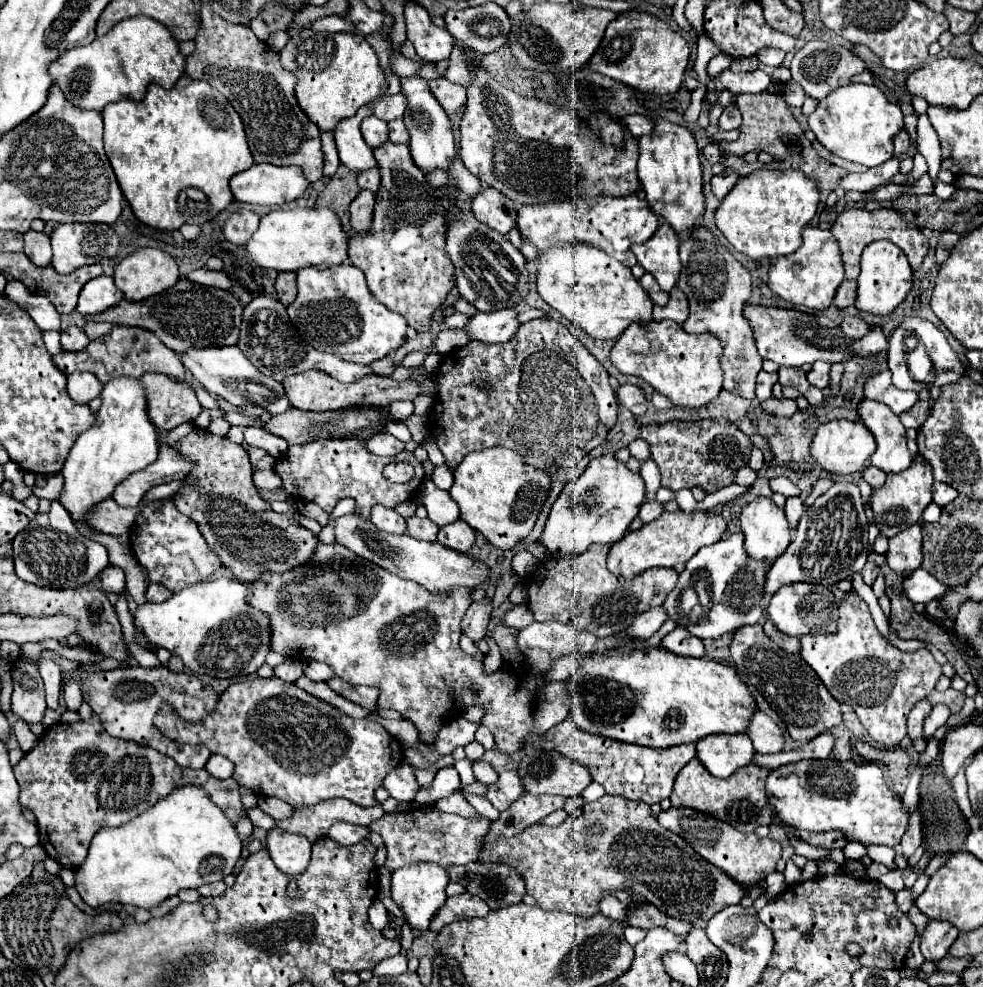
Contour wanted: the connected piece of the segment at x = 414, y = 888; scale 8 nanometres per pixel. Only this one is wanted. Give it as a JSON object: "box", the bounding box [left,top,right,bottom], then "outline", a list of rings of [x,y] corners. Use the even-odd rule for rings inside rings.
{"box":[391,863,449,931],"outline":[[[417,863],[411,867],[403,867],[391,875],[391,897],[403,909],[403,917],[411,925],[411,929],[419,931],[429,929],[431,919],[447,899],[445,895],[447,883],[449,883],[447,871],[435,863]]]}

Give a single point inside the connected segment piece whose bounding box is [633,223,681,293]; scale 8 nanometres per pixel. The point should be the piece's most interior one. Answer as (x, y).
(659, 255)

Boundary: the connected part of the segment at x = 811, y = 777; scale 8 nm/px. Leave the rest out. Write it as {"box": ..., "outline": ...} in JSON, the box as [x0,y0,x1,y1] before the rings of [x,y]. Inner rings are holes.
{"box":[765,761,907,847],"outline":[[[799,761],[769,771],[765,793],[779,819],[803,831],[831,831],[839,829],[857,843],[883,843],[887,847],[899,845],[905,829],[907,815],[901,797],[889,787],[883,771],[869,763],[865,767],[853,761]]]}

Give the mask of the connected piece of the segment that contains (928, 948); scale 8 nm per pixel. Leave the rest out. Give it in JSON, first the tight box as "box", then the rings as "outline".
{"box":[921,921,959,961],"outline":[[[929,921],[921,939],[921,953],[927,961],[939,961],[947,955],[951,943],[957,939],[959,931],[951,927],[951,923]]]}

